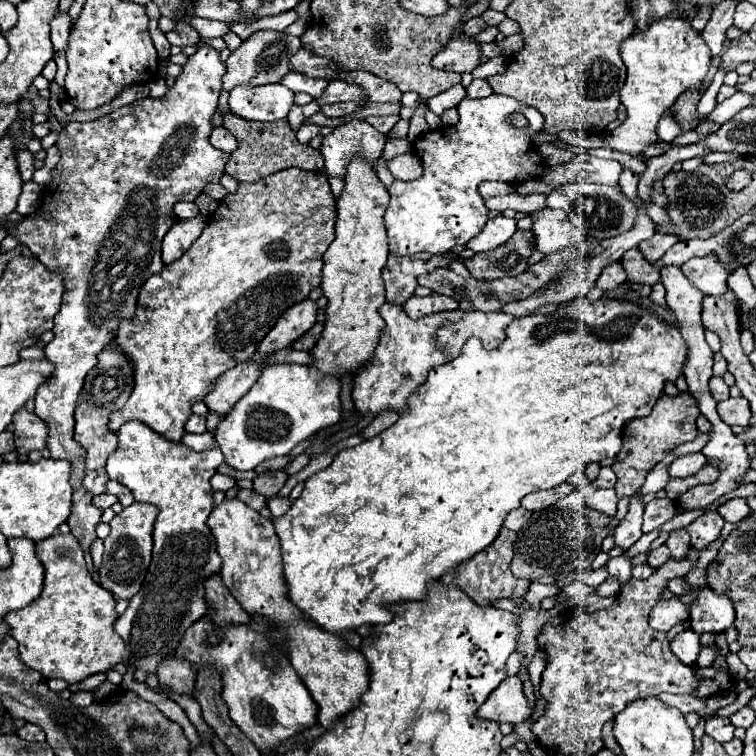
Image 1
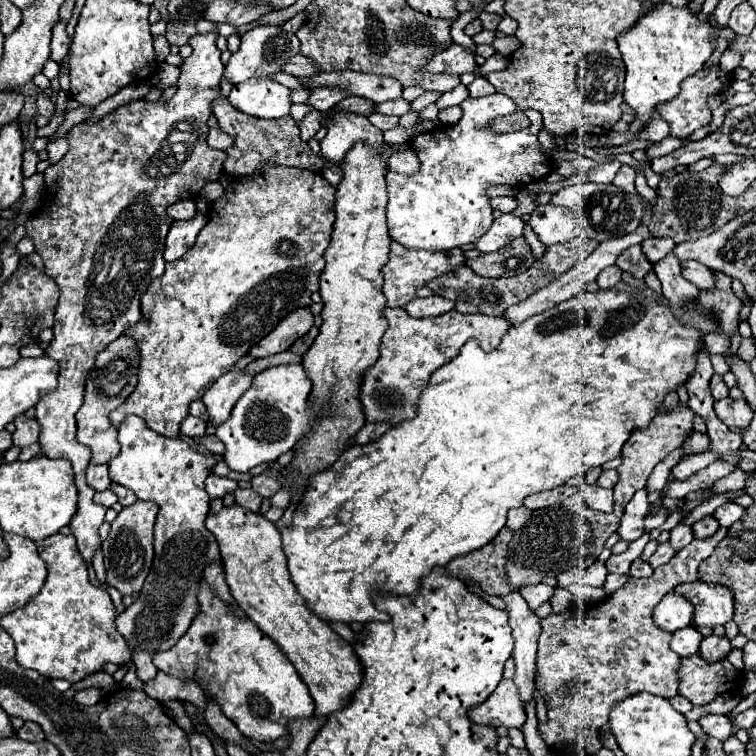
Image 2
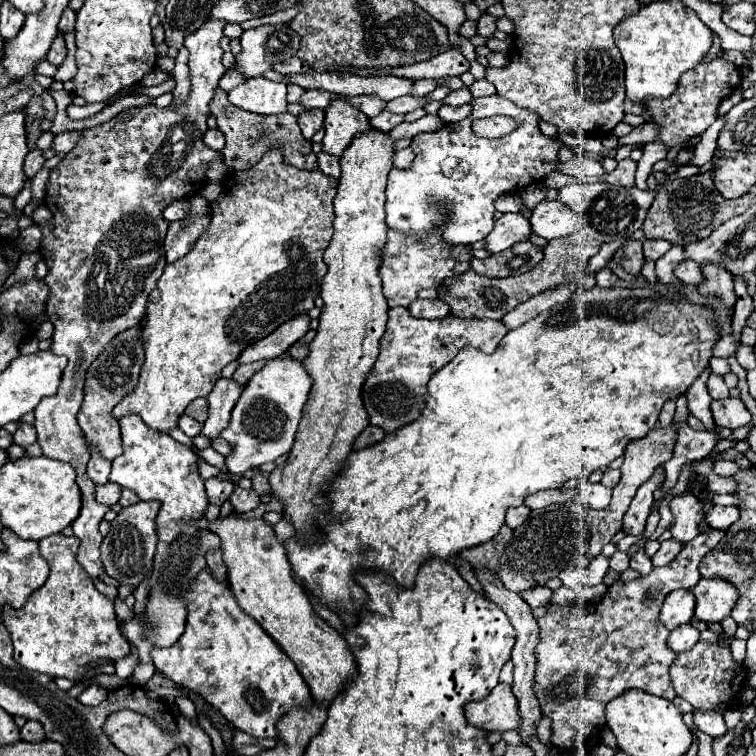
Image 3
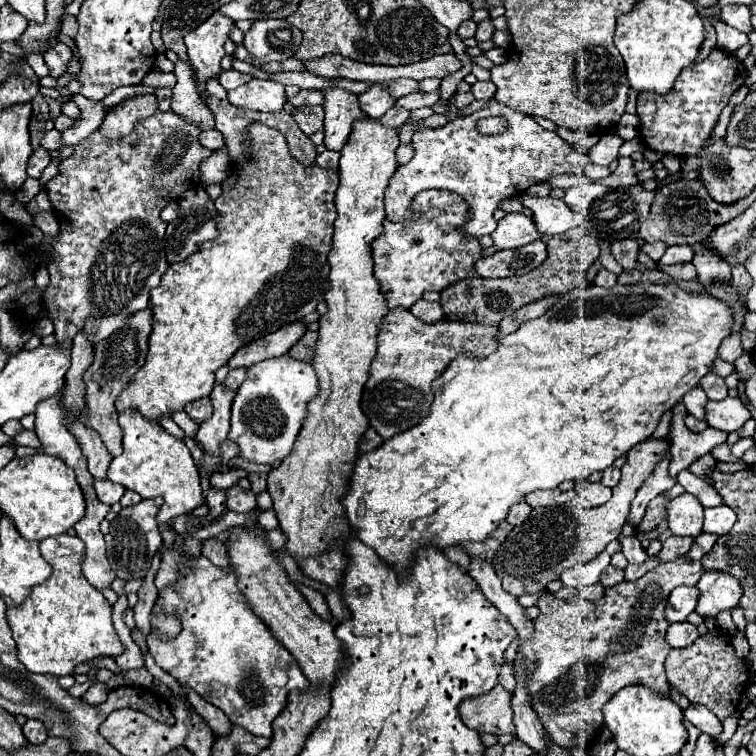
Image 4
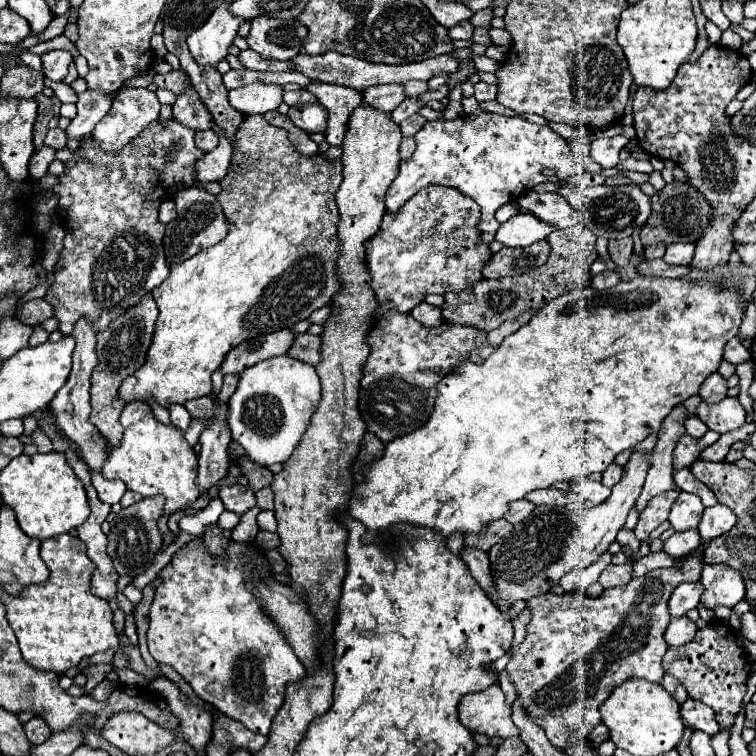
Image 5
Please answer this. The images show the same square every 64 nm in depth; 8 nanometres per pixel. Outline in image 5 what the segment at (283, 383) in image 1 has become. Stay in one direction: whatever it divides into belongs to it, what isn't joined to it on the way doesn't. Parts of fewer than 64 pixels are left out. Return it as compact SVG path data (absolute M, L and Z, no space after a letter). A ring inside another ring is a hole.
M274 356L262 360L240 374L240 382L232 398L228 400L228 428L232 440L240 442L246 454L262 464L270 466L276 462L286 462L298 442L302 440L316 404L320 402L320 380L316 368L300 360L284 356Z

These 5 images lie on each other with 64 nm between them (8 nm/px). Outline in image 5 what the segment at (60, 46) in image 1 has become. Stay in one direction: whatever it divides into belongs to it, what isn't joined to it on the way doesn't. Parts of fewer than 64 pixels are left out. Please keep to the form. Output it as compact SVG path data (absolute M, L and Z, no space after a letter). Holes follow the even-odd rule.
M52 50L40 56L42 58L42 68L46 78L54 82L62 82L64 76L68 74L68 64L72 62L72 54L66 50Z

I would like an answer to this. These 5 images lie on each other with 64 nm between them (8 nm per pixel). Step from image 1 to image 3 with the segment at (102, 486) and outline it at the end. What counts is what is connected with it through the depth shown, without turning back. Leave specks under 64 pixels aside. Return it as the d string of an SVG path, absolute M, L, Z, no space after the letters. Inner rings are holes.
M88 444L90 460L88 460L88 476L94 484L108 484L108 476L110 476L110 460L102 458L100 450L94 444Z

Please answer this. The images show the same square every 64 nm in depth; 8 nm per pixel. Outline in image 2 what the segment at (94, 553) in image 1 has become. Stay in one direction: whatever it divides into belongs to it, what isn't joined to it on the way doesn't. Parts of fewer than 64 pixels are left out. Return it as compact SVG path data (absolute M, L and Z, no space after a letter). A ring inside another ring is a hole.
M101 548L98 549L94 556L94 560L92 561L92 567L96 573L96 577L99 581L106 581L106 569L104 566L103 554Z

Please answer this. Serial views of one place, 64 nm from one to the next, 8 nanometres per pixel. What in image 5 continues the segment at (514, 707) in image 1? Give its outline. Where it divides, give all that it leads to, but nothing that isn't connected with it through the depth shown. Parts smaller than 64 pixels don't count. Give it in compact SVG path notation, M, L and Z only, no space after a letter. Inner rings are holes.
M498 684L488 690L462 696L458 704L458 720L470 730L486 736L518 736L520 730L510 718L512 710L504 702L504 692Z

